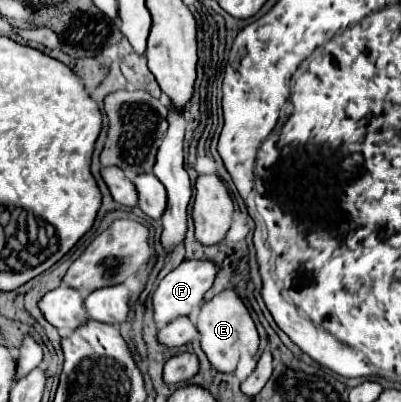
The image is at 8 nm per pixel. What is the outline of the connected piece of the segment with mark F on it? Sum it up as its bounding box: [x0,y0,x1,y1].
[154,259,218,325]

